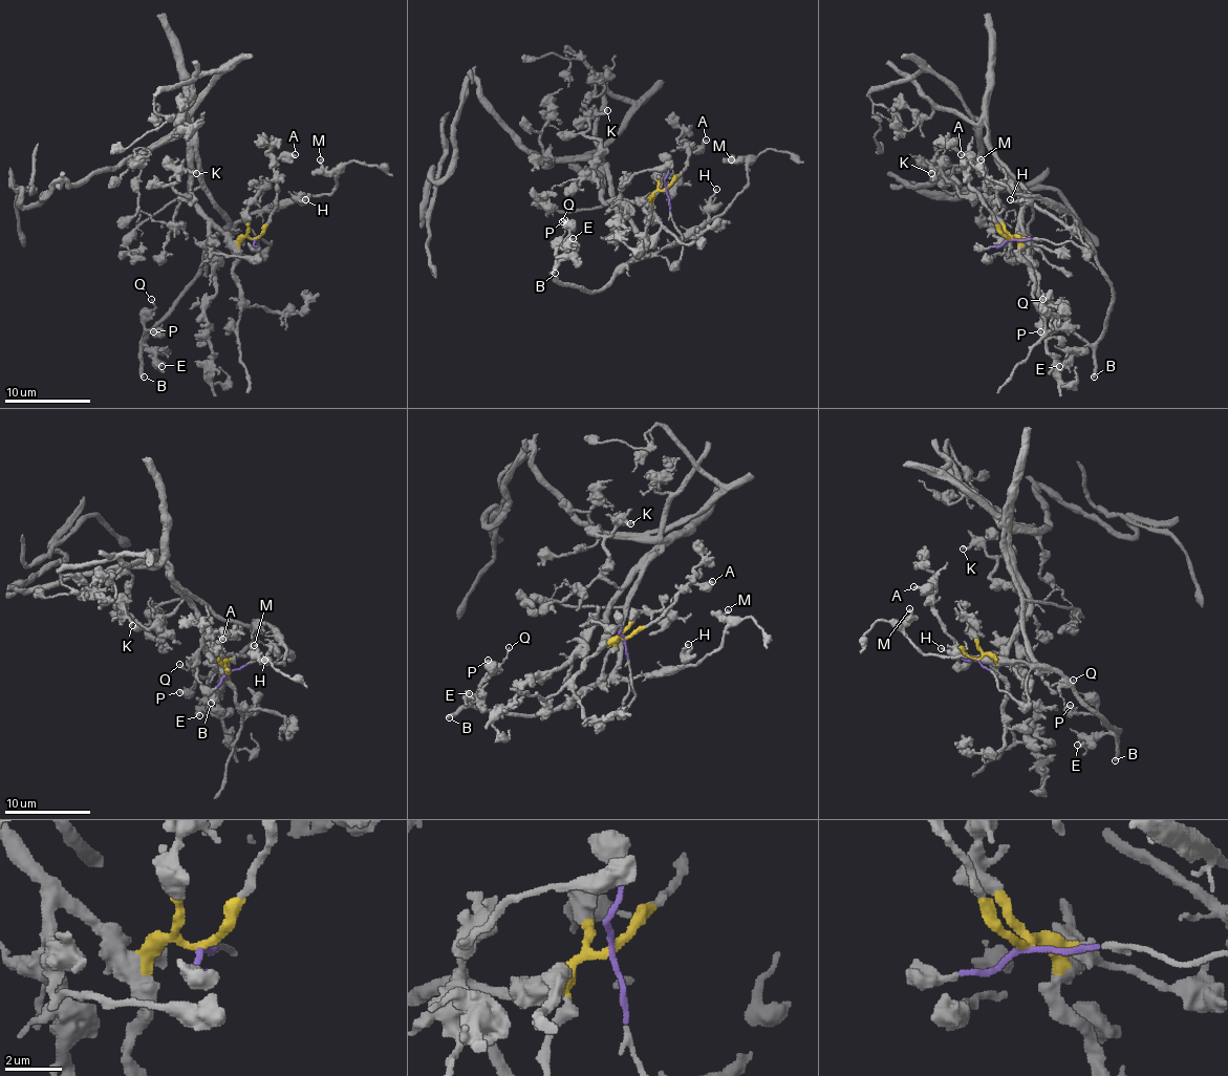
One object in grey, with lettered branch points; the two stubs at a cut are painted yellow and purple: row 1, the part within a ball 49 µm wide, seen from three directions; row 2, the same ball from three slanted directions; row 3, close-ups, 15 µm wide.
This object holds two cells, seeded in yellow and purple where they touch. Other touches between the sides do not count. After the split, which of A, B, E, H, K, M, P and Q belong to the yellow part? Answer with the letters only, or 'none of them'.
A, K

